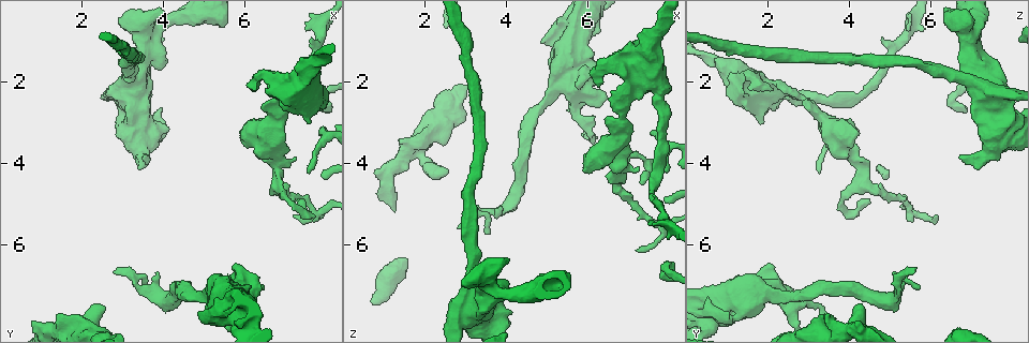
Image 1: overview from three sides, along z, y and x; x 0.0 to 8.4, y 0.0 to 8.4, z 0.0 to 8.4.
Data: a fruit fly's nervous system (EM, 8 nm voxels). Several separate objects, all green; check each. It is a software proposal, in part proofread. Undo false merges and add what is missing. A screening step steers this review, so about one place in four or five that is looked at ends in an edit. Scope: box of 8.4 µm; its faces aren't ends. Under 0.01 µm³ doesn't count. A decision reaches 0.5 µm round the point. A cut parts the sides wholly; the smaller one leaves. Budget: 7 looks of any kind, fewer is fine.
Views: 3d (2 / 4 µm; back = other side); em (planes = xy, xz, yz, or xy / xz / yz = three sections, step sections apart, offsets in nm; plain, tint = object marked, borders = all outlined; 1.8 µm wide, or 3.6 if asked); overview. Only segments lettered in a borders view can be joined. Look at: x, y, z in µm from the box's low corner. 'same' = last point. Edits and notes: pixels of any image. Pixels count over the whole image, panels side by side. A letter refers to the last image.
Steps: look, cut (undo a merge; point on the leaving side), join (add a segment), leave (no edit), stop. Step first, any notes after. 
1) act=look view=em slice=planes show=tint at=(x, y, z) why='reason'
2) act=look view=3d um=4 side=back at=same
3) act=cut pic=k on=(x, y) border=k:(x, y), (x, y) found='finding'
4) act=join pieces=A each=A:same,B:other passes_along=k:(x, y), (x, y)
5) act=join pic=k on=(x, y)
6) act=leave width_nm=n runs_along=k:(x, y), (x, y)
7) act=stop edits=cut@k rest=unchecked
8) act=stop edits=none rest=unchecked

act=look view=3d um=2 side=back at=(7.85, 2.30, 6.60)

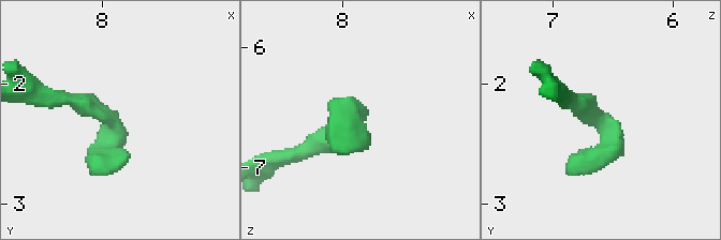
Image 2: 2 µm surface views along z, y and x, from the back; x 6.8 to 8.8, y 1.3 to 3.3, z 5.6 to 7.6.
act=look view=em slice=planes show=borders at=(7.90, 2.32, 6.62)

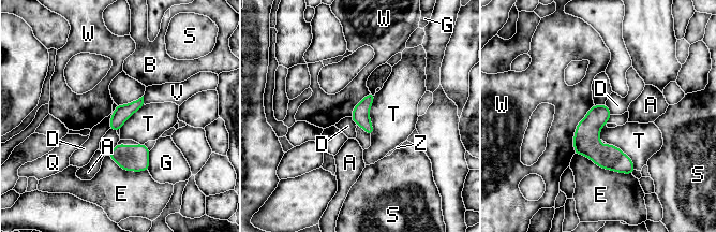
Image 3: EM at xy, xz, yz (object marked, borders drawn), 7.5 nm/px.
act=leave each=A:other,B:other,D:other,E:other,G:other,Q:other,S:other,T:other,V:other,W:other,Z:other runs_along=3:(594, 109), (594, 142), (629, 171) found='continuous, no second cell'

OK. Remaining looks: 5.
act=look view=em slice=yz step=8 show=tint at=(2.80, 6.65, 5.65) why='branch stops here'

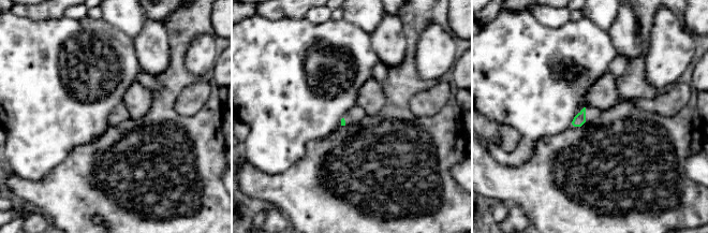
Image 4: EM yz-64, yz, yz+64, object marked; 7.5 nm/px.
act=look view=em slice=planes show=tint at=same

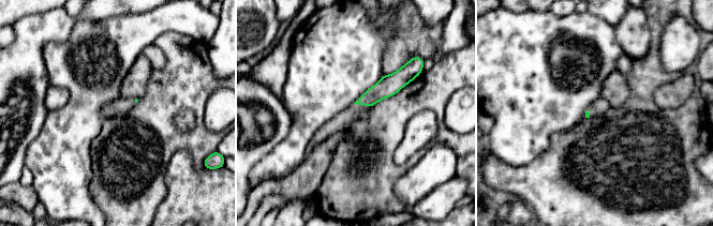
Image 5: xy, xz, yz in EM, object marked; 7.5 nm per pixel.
act=look view=em slice=planes show=borders at=same why='what lies round it'

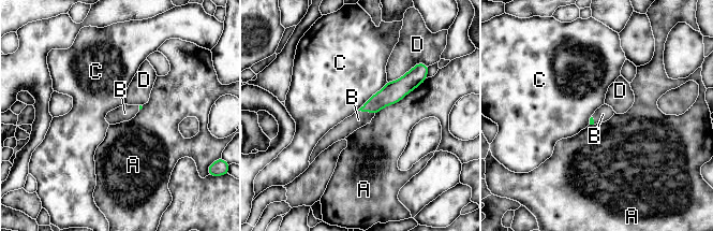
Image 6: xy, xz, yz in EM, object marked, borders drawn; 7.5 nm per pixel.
act=join pieces=B each=A:other,B:same,C:other,D:other passes_along=6:(394, 91), (367, 111), (358, 119) found='the cell continues'

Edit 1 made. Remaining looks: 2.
act=look view=overview

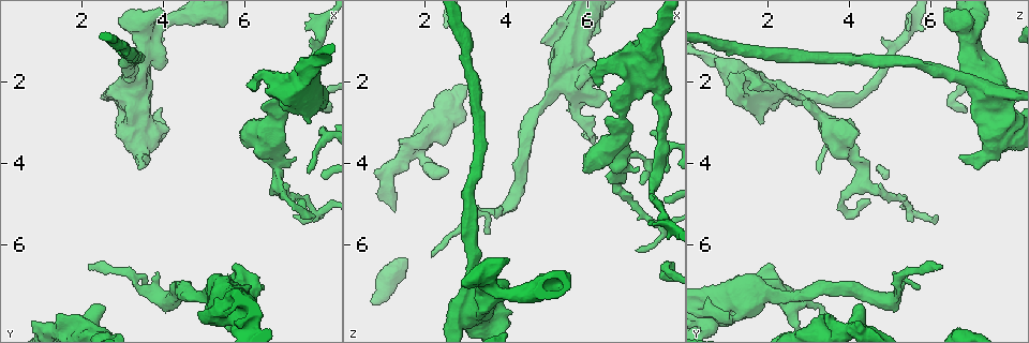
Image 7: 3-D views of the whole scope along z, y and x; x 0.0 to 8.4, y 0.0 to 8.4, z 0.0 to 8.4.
act=look view=em um=3.6 slice=planes show=borders at=(3.35, 2.10, 7.20) why='calibre changes'

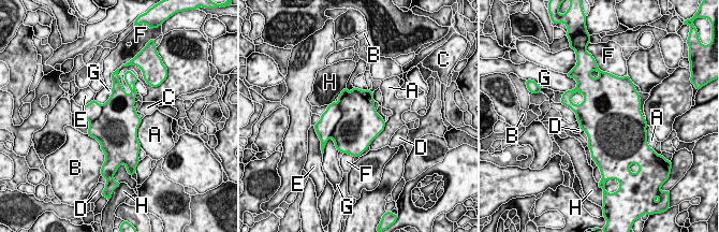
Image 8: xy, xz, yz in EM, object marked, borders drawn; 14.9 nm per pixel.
act=cut pic=8 on=(329, 118) width_nm=650 each=A:other,B:other,C:other,D:other,E:other,F:other,G:other,H:other found='two cells meet here'

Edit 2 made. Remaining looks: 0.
act=stop edits=join@6,cut@8 rest=unchecked

